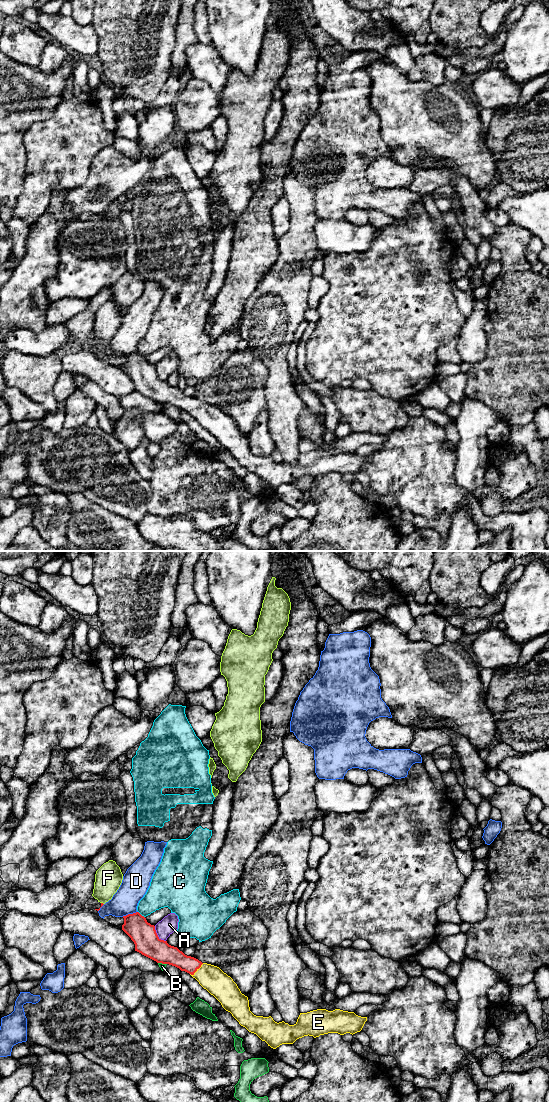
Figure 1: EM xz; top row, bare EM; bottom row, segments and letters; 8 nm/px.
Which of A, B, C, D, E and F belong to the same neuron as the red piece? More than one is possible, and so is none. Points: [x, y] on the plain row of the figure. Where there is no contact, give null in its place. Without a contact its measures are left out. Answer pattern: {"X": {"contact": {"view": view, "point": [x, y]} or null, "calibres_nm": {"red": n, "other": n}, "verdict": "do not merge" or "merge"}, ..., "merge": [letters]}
{"A": {"contact": {"view": "xz", "point": [157, 375]}, "calibres_nm": {"red": 200, "other": 140}, "verdict": "do not merge"}, "B": {"contact": {"view": "xz", "point": [162, 403]}, "calibres_nm": {"red": 200, "other": 50}, "verdict": "do not merge"}, "C": {"contact": {"view": "xz", "point": [140, 354]}, "calibres_nm": {"red": 200, "other": 240}, "verdict": "do not merge"}, "D": {"contact": {"view": "xz", "point": [129, 354]}, "calibres_nm": {"red": 200, "other": 220}, "verdict": "do not merge"}, "E": {"contact": {"view": "xz", "point": [196, 410]}, "calibres_nm": {"red": 150, "other": 200}, "verdict": "merge"}, "F": {"contact": {"view": "xz", "point": [102, 343]}, "calibres_nm": {"red": 20, "other": 220}, "verdict": "do not merge"}, "merge": ["E"]}

